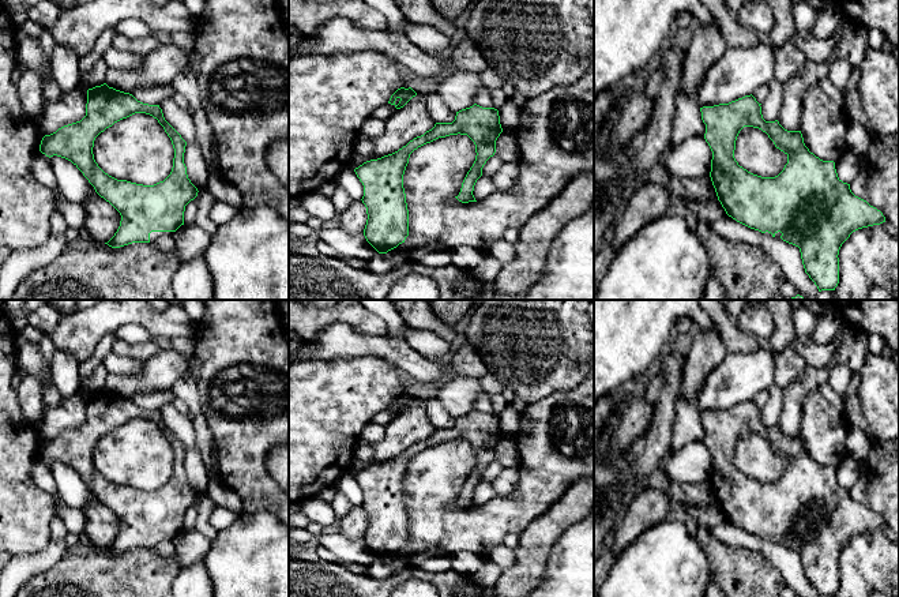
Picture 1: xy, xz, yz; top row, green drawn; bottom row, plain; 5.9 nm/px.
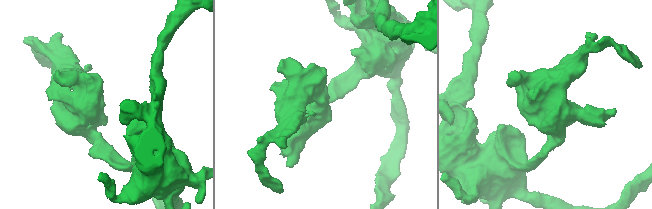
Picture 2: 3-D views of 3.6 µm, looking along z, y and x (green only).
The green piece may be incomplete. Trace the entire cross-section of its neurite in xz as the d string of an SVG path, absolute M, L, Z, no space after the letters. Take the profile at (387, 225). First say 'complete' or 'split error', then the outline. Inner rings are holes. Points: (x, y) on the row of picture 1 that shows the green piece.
complete; M474 104L456 112L452 123L436 123L424 135L414 138L398 151L370 159L354 169L364 185L362 203L366 207L364 236L379 252L387 254L409 236L409 210L403 174L410 154L418 147L450 135L467 135L475 144L475 161L467 172L458 196L462 203L477 202L473 191L482 176L482 168L496 153L496 140L503 132L499 110Z

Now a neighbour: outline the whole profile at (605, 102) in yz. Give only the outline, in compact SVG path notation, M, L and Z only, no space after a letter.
M617 85L594 97L594 147L598 135L609 124L612 113L622 100L624 93L622 86Z

